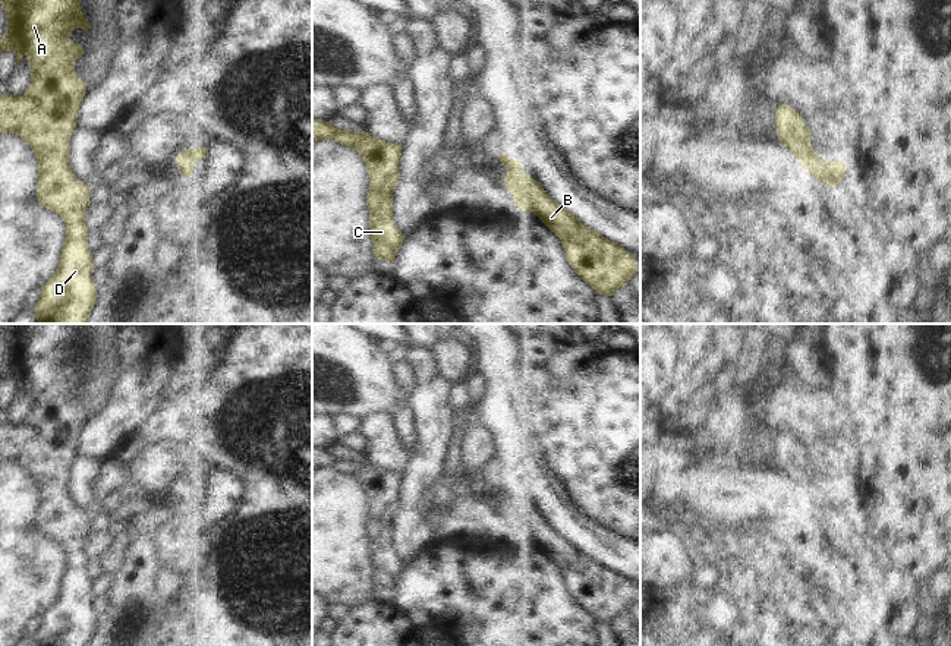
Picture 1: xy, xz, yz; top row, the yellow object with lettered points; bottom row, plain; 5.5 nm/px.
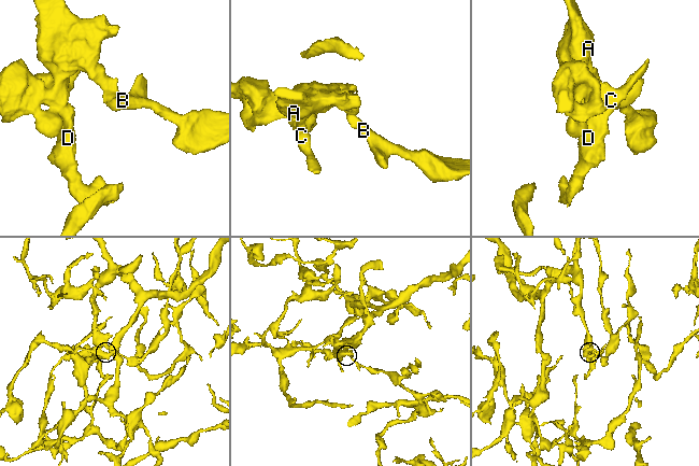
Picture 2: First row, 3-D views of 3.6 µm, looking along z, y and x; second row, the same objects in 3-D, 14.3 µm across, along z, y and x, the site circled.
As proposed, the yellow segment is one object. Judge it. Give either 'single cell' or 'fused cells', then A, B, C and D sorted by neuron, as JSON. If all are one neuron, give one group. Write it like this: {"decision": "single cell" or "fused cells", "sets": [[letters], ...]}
{"decision": "single cell", "sets": [["A", "B", "C", "D"]]}

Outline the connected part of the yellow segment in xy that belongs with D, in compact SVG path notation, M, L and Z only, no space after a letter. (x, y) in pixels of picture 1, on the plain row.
M4 324L0 334L7 344L0 379L13 379L18 391L26 384L31 397L31 413L22 425L0 423L0 461L16 461L31 475L38 489L38 532L57 541L66 554L59 596L41 614L34 640L37 646L88 646L97 628L92 582L88 579L89 558L85 552L91 516L75 505L69 491L70 464L76 457L86 412L75 403L75 390L82 385L84 376L69 368L75 357L88 359L91 353L81 338L81 324Z

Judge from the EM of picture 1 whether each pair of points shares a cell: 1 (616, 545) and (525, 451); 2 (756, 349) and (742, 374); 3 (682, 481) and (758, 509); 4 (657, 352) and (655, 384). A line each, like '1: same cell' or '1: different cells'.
1: same cell
2: same cell
3: same cell
4: same cell

